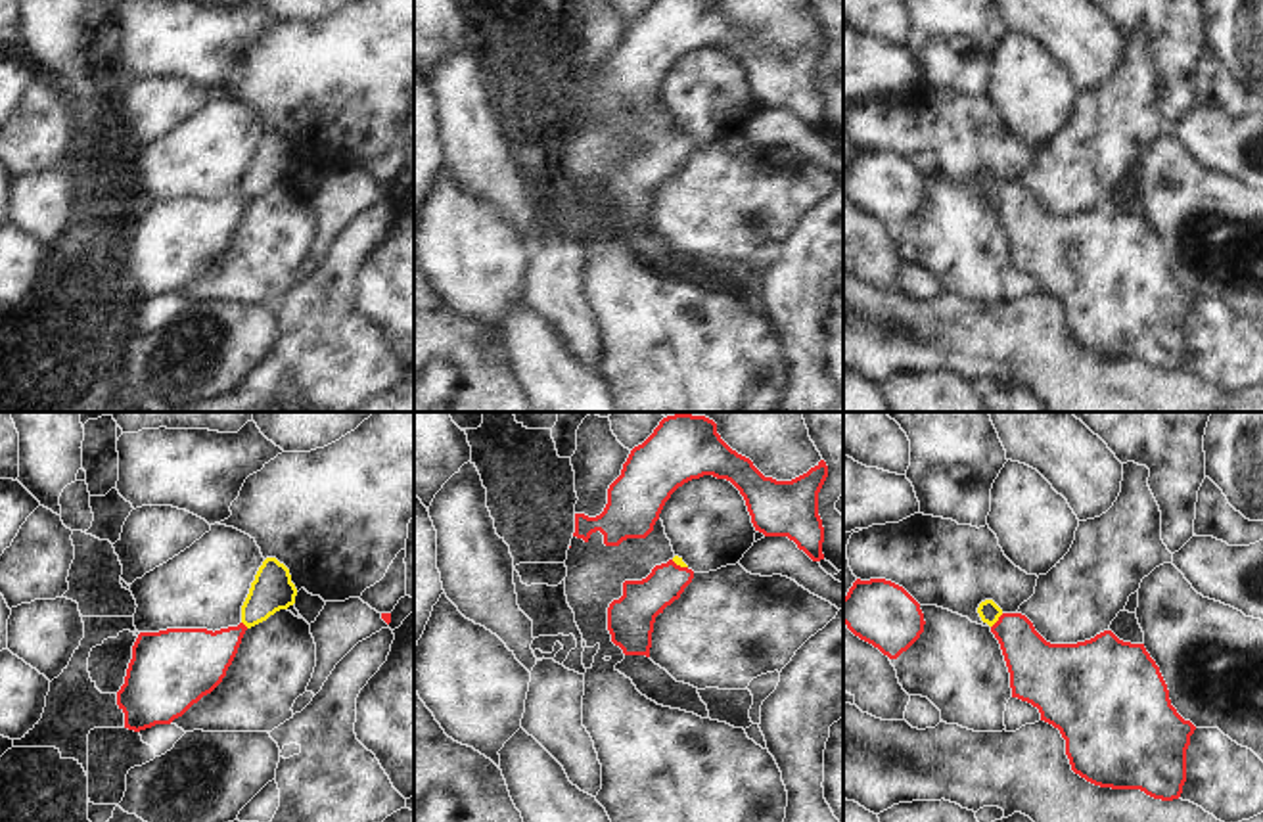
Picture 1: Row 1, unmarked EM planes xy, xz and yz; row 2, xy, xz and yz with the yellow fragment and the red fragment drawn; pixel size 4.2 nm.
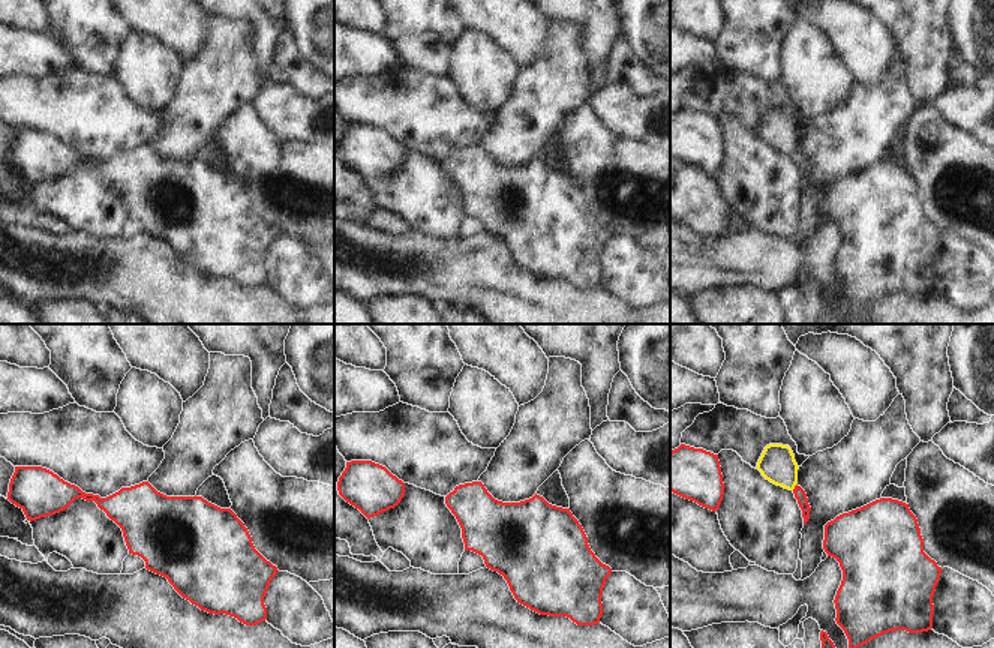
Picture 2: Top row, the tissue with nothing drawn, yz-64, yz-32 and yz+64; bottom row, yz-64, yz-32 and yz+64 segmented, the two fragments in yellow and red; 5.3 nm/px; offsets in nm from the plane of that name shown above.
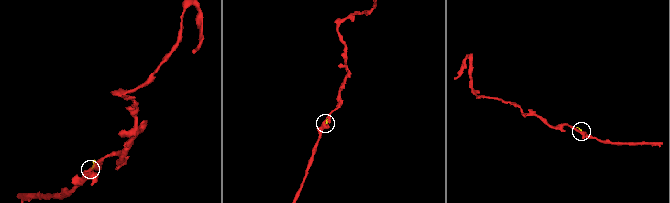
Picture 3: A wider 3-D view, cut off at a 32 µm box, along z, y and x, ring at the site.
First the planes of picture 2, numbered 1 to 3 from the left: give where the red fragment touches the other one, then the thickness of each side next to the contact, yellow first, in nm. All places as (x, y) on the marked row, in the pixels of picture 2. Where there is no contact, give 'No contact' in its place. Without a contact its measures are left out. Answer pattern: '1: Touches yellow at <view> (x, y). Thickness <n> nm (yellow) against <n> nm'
1: No contact
2: No contact
3: Touches yellow at yz+64 (793, 488). Thickness 200 nm (yellow) against 60 nm

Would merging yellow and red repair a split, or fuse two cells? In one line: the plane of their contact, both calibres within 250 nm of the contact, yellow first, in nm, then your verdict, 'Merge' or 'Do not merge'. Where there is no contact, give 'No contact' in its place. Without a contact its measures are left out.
Touches yellow in yz. Thickness 90 nm (yellow) against 220 nm. Do not merge

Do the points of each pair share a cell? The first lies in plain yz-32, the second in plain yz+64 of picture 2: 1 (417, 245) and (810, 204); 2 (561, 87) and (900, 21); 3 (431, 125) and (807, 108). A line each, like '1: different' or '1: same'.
1: different
2: different
3: different

